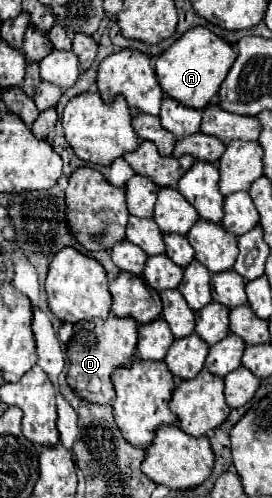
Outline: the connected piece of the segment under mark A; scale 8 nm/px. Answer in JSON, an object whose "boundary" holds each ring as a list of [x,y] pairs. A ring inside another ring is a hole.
{"boundary":[[[195,26],[177,38],[161,56],[157,56],[155,74],[167,96],[201,110],[217,94],[235,58],[237,52],[225,38],[217,36],[205,26]]]}

